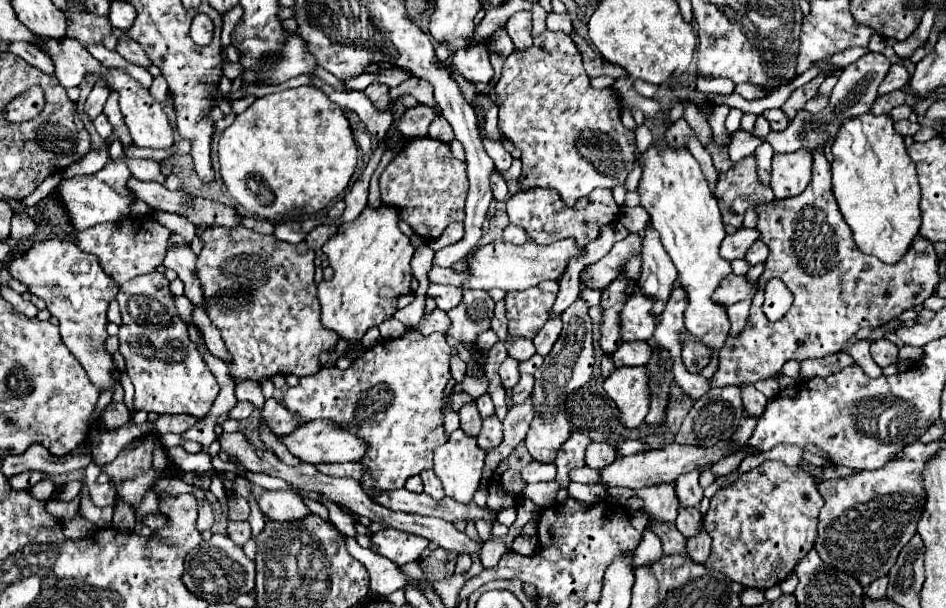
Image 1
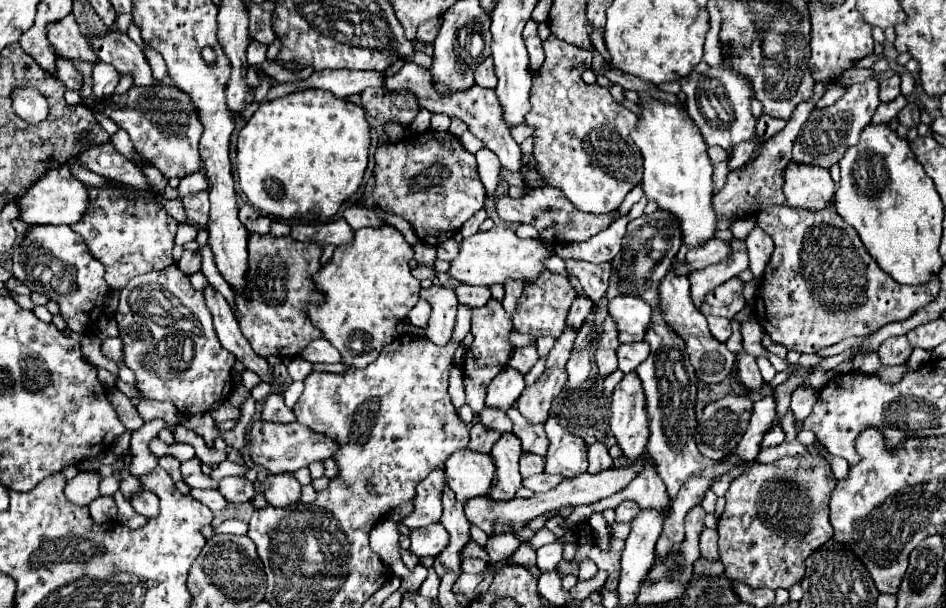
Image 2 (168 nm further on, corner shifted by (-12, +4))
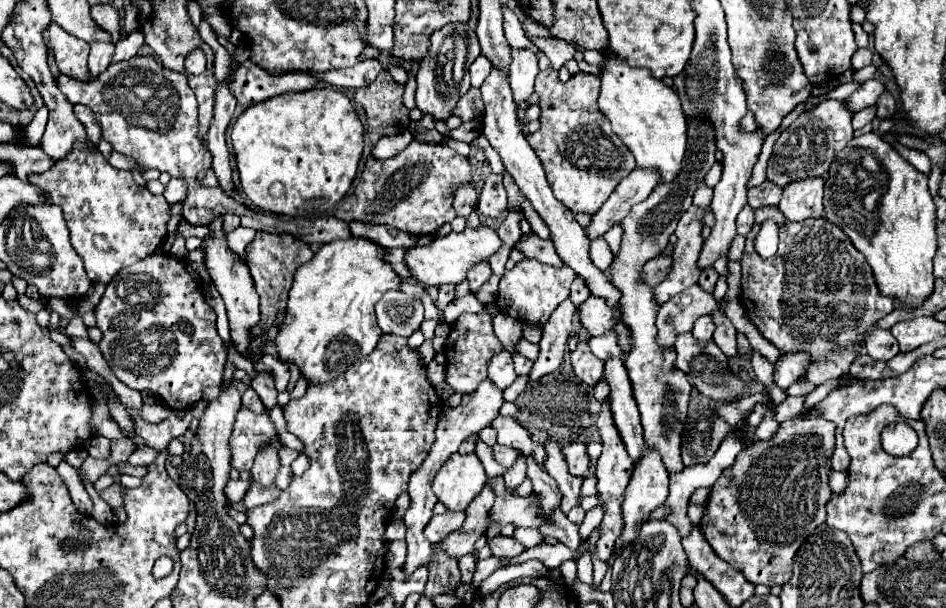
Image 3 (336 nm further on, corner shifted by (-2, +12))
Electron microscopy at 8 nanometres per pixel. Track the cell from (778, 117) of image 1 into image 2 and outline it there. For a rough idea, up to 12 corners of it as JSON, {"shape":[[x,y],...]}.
{"shape":[[762,114],[756,124],[760,140],[778,134],[784,120]]}

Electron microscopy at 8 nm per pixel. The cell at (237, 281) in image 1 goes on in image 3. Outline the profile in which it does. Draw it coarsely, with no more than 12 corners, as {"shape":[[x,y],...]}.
{"shape":[[258,232],[246,264],[260,296],[260,338],[286,312],[306,244]]}

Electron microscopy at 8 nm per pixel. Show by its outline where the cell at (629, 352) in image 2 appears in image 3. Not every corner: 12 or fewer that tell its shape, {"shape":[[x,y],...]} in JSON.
{"shape":[[618,336],[590,338],[590,350],[604,362],[624,358]]}

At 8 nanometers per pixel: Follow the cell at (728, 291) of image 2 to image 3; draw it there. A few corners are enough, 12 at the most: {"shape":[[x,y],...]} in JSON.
{"shape":[[700,284],[664,302],[658,312],[658,344],[692,330],[718,310],[714,292]]}

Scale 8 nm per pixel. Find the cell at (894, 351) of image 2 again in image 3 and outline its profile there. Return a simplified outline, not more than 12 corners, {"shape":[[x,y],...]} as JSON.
{"shape":[[872,330],[866,354],[874,360],[890,360],[900,348],[890,330]]}

